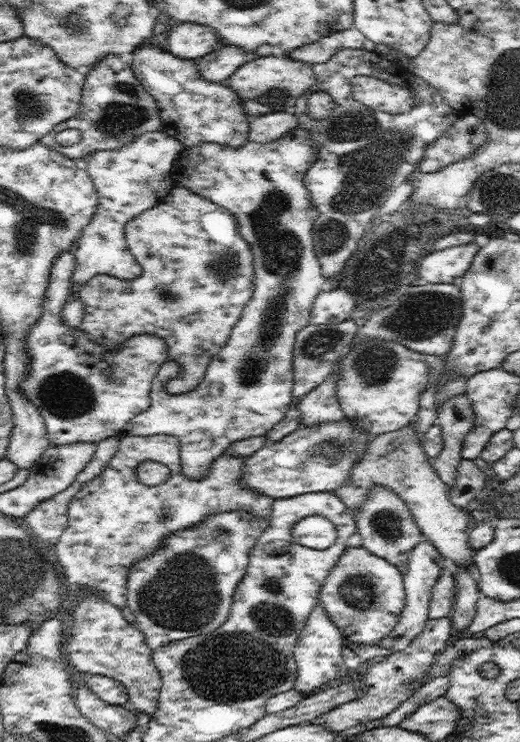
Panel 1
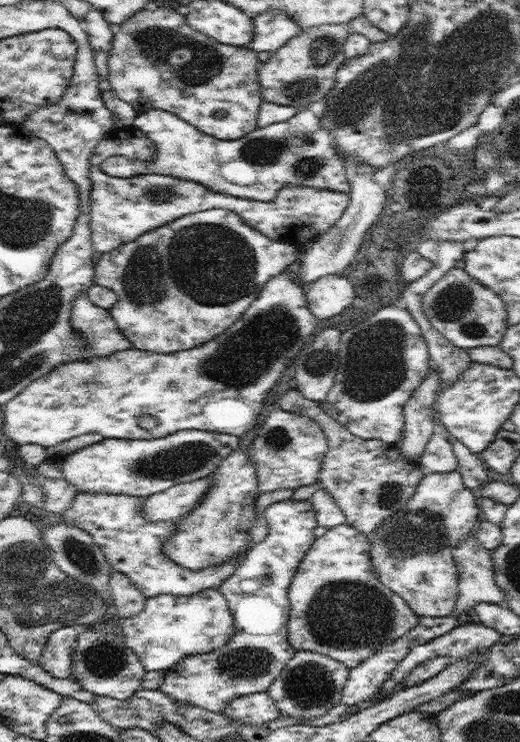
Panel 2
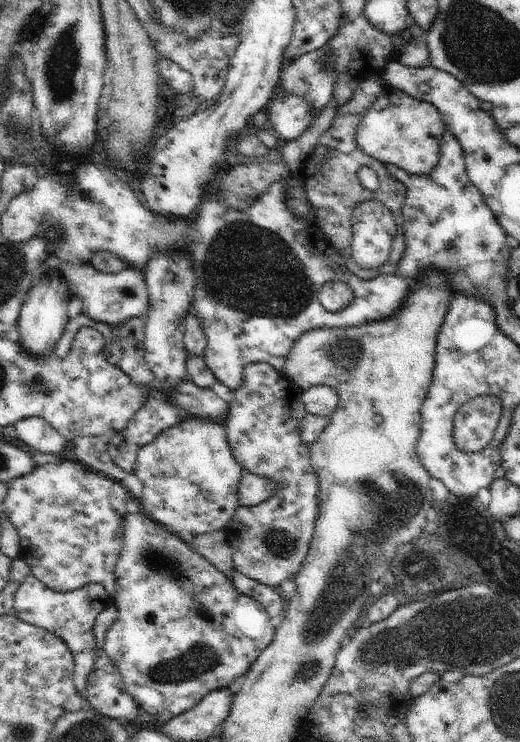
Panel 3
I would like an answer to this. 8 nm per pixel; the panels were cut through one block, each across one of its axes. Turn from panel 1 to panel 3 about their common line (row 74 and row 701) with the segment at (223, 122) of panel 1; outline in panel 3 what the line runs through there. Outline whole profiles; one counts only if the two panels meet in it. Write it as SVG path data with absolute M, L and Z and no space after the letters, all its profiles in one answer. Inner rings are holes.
M126 512L125 516L123 551L120 553L120 560L115 568L117 597L114 599L114 605L117 606L118 612L115 623L107 632L103 649L118 667L123 683L136 704L144 712L148 712L152 716L158 716L162 722L167 723L178 715L194 708L206 695L213 693L215 690L237 687L249 672L251 665L262 654L262 651L265 651L270 646L275 635L275 628L272 625L272 619L266 614L265 608L259 602L256 602L256 599L238 592L230 578L220 572L220 569L217 569L209 560L198 554L189 545L186 538L171 533L162 523L152 520L145 514L130 514Z

